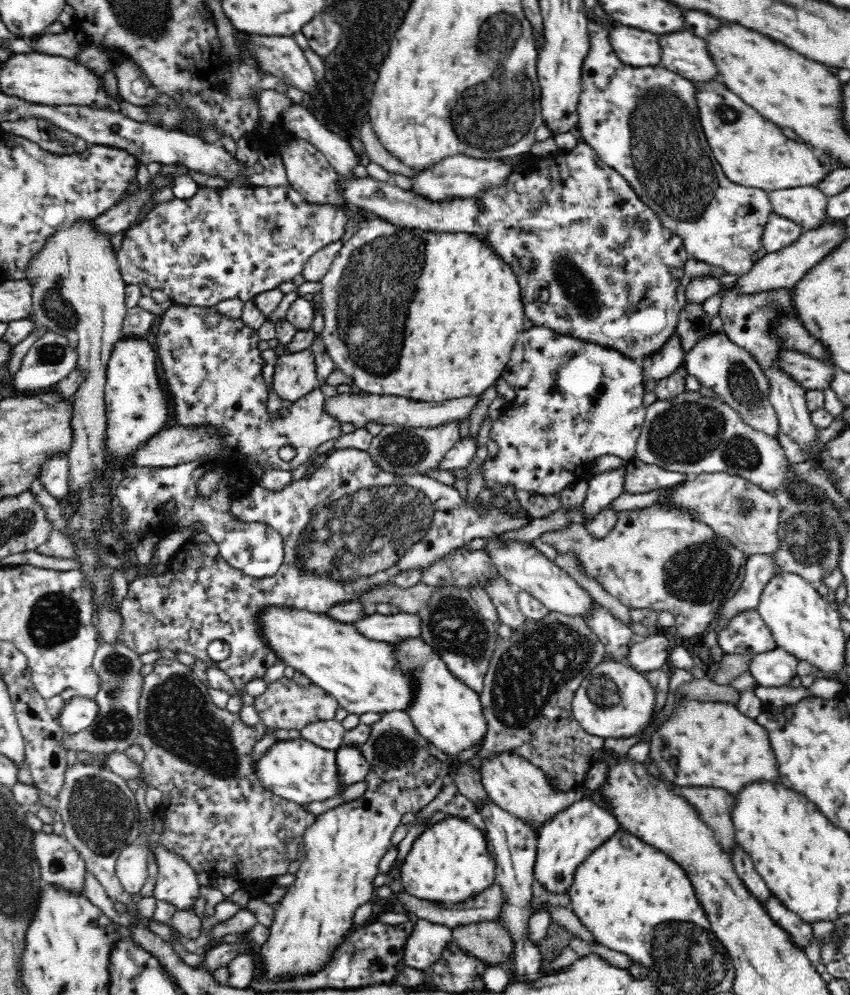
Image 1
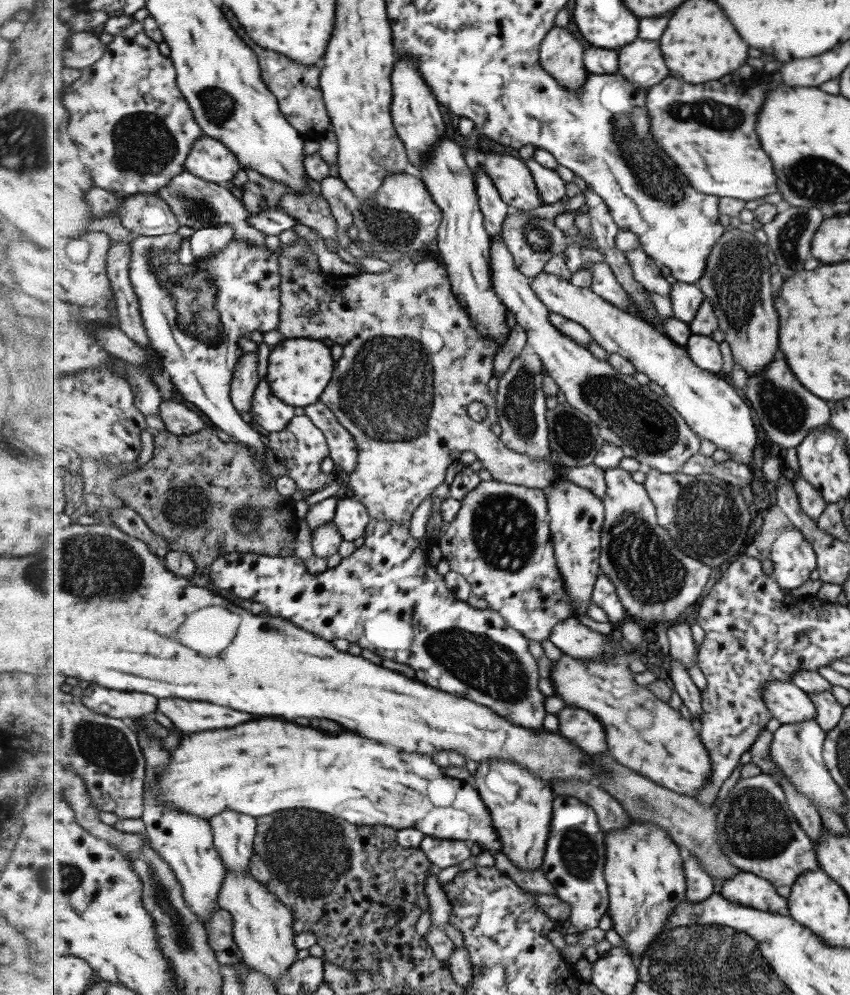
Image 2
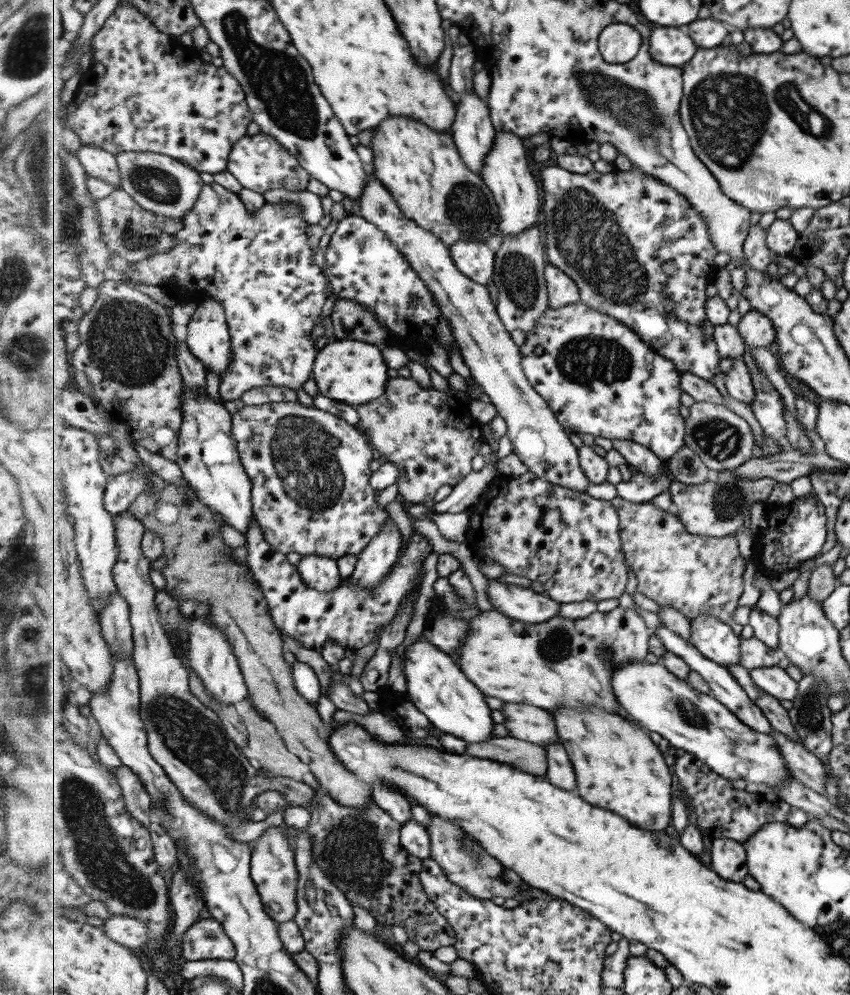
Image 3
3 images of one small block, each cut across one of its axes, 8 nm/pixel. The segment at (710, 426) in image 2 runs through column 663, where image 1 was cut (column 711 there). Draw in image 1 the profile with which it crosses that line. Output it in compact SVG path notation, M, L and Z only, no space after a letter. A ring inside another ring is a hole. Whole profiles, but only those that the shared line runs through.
M724 330L716 332L716 334L710 332L700 341L697 341L697 344L685 354L684 367L689 375L695 376L699 380L702 387L713 390L716 398L737 410L744 422L747 422L756 430L761 430L766 434L777 437L778 430L780 429L779 420L776 417L774 407L769 402L769 382L766 380L766 375L764 375L757 361L744 348L730 341Z

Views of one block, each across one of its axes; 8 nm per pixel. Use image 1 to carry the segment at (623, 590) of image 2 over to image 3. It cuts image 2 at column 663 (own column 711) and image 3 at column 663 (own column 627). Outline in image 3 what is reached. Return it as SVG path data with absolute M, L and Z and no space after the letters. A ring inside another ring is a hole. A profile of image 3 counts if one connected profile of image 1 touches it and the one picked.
M619 496L612 500L620 516L622 547L626 561L635 574L636 590L661 607L675 608L691 621L703 613L715 615L726 623L733 623L739 598L743 594L745 559L739 554L739 542L735 535L725 538L694 535L687 532L685 525L674 511L661 510L652 502L635 503Z

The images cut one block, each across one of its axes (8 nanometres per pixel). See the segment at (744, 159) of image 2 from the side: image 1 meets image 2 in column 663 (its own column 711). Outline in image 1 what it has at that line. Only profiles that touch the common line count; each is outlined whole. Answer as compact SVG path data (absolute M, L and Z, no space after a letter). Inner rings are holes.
M721 80L695 82L694 86L706 138L716 160L732 182L760 188L767 193L785 188L816 187L832 169L820 164L818 153L810 145L788 139L780 127L764 119Z

